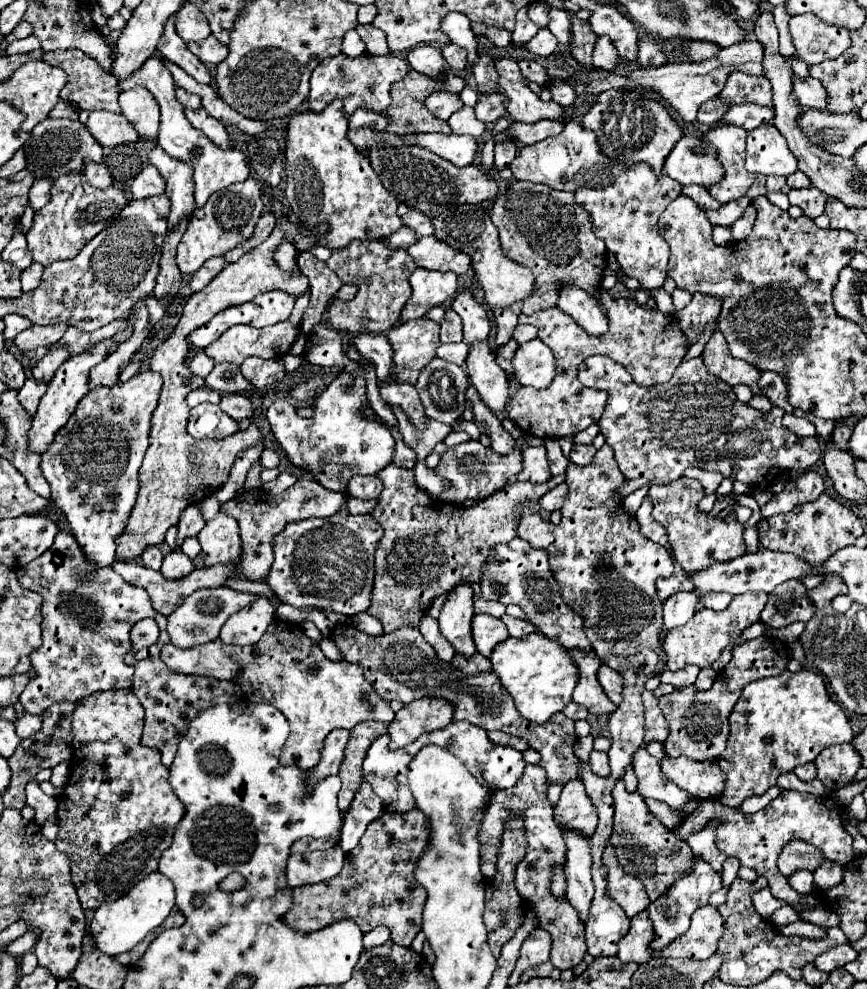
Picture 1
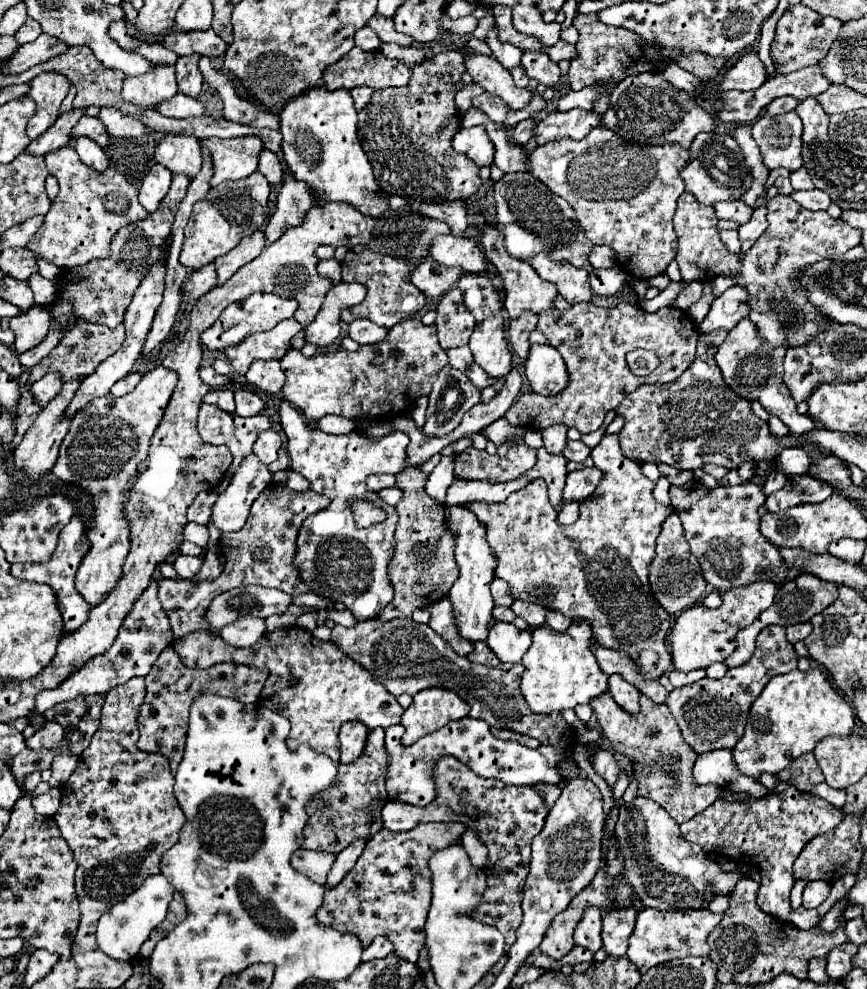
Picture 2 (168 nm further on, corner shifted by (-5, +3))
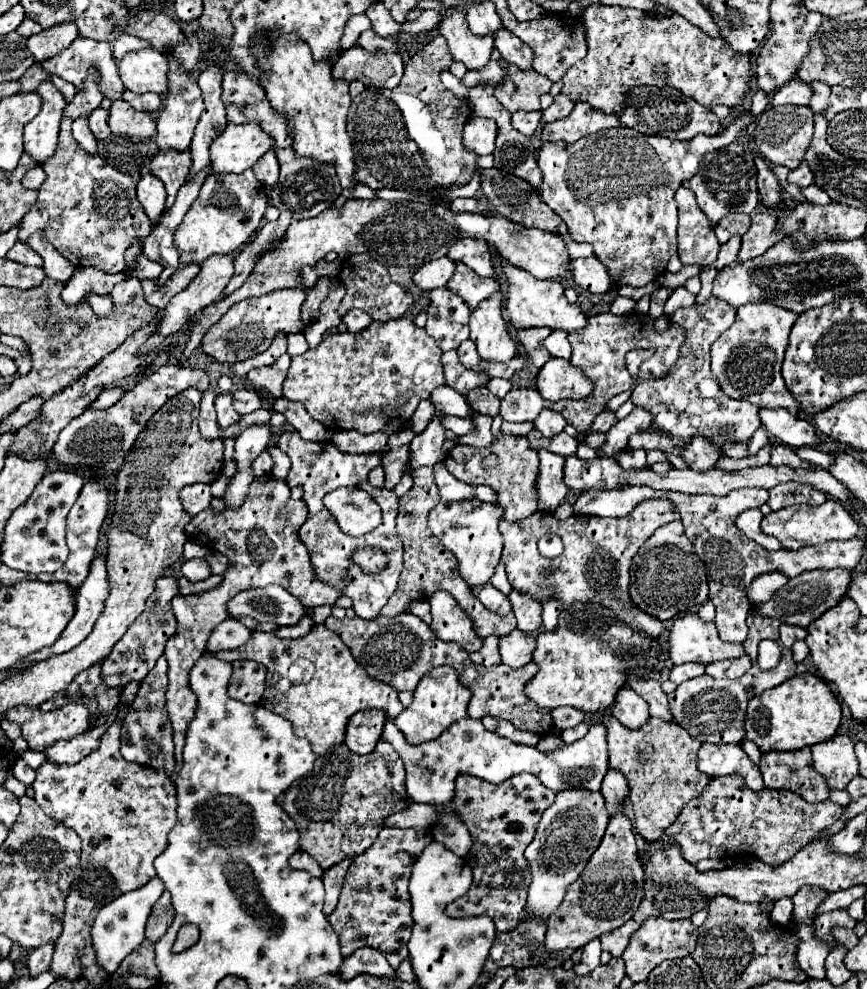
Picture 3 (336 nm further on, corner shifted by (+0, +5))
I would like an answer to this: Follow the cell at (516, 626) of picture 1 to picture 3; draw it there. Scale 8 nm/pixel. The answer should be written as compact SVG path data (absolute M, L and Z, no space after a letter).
M491 582L483 584L483 586L477 586L477 588L471 588L473 594L493 612L501 612L503 616L511 612L511 604L507 600L507 596L503 592L499 592Z

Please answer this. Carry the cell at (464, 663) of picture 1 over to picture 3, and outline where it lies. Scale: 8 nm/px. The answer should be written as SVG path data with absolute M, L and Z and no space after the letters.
M491 634L485 638L485 644L479 652L469 656L473 660L473 664L483 664L483 666L493 666L493 664L501 664L501 654L499 654L499 636Z

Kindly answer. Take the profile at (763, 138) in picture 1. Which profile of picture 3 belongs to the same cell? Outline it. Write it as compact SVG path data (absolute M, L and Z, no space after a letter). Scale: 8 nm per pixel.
M773 106L757 118L755 128L755 144L759 152L773 164L781 164L787 168L797 168L809 148L813 136L813 110L809 106Z

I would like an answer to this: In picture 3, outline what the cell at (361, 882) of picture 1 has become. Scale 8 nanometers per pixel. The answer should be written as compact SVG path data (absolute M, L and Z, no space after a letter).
M383 828L377 836L377 840L373 842L371 848L367 848L361 856L353 858L347 876L345 876L345 884L341 890L341 898L339 904L335 908L335 912L329 916L329 924L333 926L333 930L339 936L339 944L341 944L341 954L347 958L349 954L353 954L357 948L375 948L379 950L387 962L397 970L401 960L405 960L407 954L407 942L411 936L411 900L409 900L409 876L411 876L411 868L413 862L417 860L417 856L423 852L425 844L429 844L433 840L433 834L429 828Z

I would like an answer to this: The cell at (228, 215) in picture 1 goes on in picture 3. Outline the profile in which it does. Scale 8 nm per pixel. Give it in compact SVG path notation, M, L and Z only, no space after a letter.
M253 170L241 174L211 174L207 176L195 204L187 210L183 222L173 234L173 244L183 266L201 264L213 254L231 254L239 250L259 228L269 200L263 186L255 180Z

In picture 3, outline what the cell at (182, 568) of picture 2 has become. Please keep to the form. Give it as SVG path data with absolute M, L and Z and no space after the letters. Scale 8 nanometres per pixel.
M193 558L193 560L187 560L181 568L183 576L189 578L191 582L199 582L199 580L205 580L211 576L211 568L207 564L205 558Z

